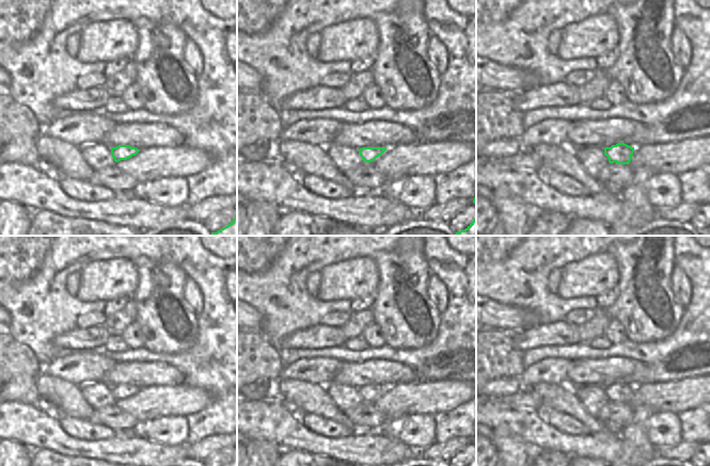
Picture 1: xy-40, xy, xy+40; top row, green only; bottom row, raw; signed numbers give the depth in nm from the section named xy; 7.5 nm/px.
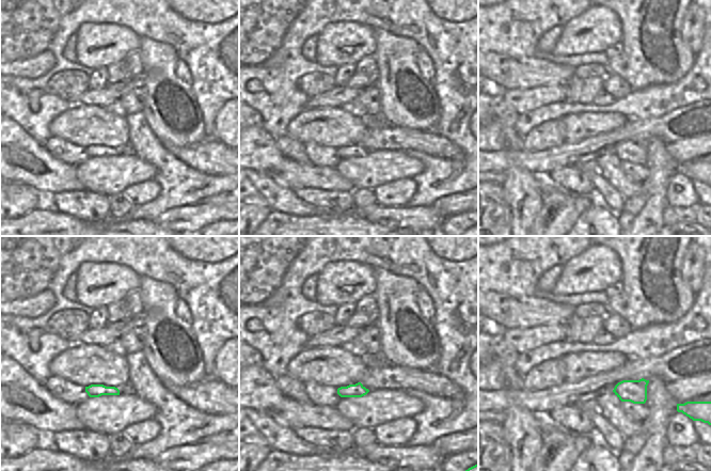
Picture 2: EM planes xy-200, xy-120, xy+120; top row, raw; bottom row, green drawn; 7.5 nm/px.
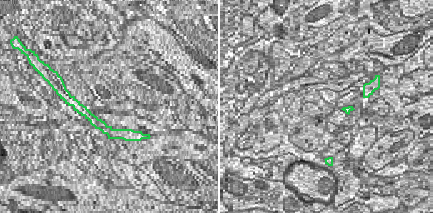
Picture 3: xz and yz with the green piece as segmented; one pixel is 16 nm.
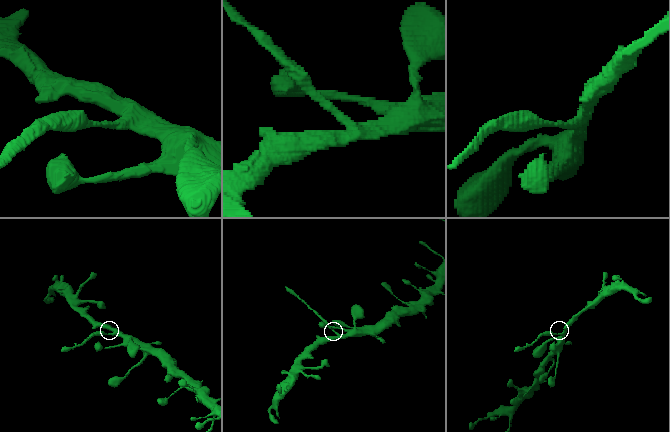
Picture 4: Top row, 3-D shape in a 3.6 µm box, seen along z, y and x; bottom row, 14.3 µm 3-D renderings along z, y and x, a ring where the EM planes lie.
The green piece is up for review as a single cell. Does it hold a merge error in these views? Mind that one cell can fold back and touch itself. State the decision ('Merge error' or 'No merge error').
Merge error.

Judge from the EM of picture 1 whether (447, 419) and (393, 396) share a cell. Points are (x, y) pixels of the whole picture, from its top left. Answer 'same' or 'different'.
different

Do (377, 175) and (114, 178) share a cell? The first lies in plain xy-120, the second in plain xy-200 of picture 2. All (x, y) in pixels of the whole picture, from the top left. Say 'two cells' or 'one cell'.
one cell

